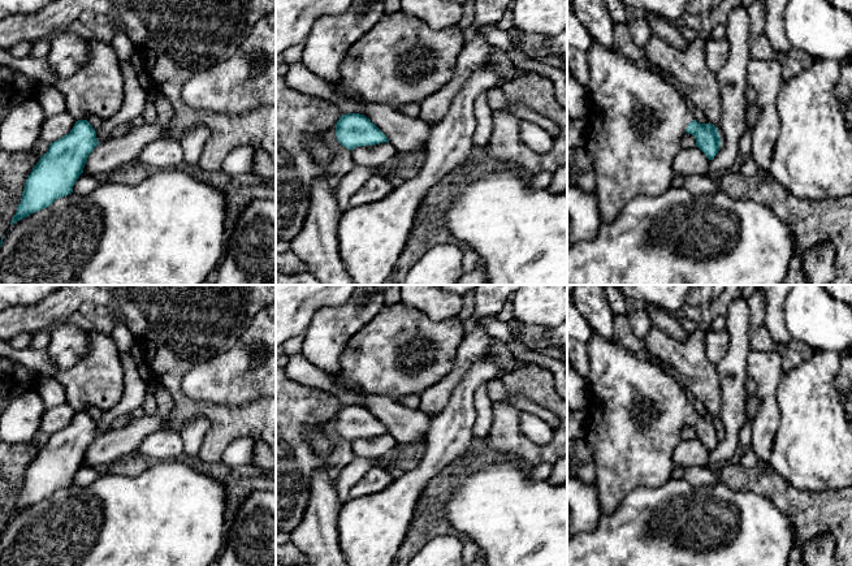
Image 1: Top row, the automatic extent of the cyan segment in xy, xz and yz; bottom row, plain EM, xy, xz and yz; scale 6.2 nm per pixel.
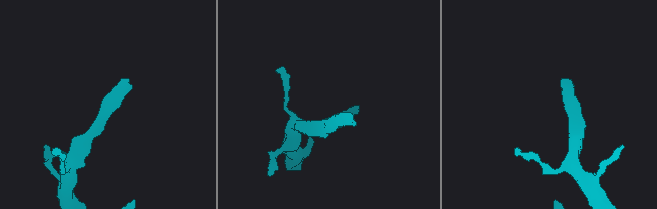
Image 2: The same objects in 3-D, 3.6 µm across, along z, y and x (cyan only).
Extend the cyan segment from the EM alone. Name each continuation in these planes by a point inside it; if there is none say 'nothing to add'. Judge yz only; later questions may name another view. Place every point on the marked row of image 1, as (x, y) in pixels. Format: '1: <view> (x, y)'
1: yz (640, 119)

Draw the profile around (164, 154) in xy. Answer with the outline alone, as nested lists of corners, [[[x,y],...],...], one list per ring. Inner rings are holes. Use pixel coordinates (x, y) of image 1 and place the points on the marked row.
[[[163,137],[147,144],[138,160],[150,170],[178,169],[183,163],[183,150],[178,139]]]

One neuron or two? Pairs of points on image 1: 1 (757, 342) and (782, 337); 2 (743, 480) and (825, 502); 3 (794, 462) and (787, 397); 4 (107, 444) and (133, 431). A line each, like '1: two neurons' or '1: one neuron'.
1: two neurons
2: one neuron
3: one neuron
4: one neuron

